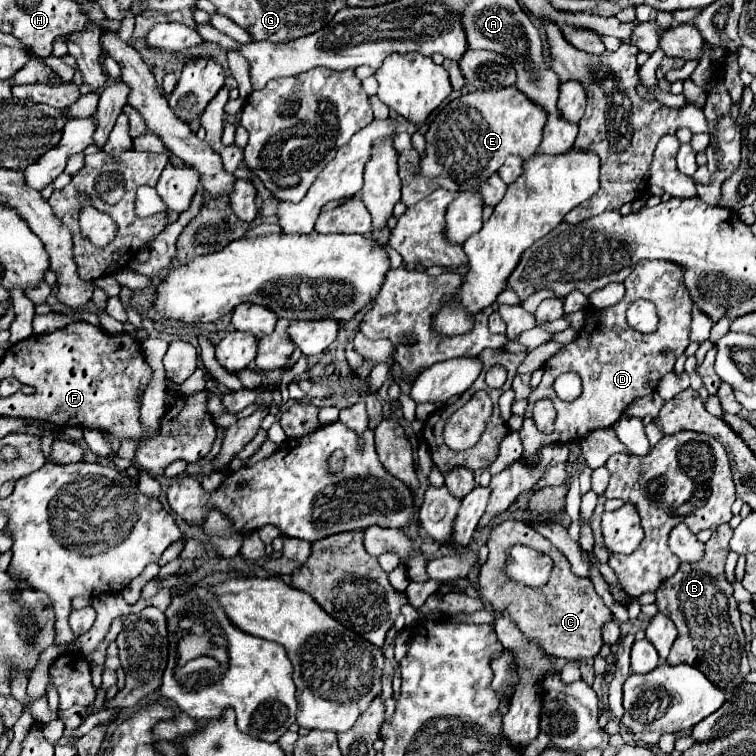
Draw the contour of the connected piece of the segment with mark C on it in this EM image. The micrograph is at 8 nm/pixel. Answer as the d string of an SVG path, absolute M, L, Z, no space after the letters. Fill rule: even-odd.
M505 521L497 525L489 535L489 559L479 571L479 589L481 599L491 605L495 611L507 611L511 619L521 627L521 631L527 637L539 639L541 647L553 655L563 659L593 659L599 655L601 649L601 625L607 623L613 613L603 603L603 599L597 595L593 583L589 579L579 579L571 573L567 557L559 553L543 535L539 535L533 527L521 523L521 521ZM513 545L525 545L535 551L541 551L553 559L553 569L547 585L539 589L531 589L525 585L519 585L517 581L511 581L505 577L505 559L509 553L509 547Z

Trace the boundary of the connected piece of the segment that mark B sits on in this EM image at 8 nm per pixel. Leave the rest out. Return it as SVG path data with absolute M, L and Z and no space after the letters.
M721 525L717 527L717 531L711 535L711 539L705 545L705 557L699 563L683 563L679 567L679 571L669 577L667 581L663 581L663 585L657 589L657 607L663 615L671 617L671 621L675 623L679 635L671 647L671 653L667 657L669 665L679 665L679 663L687 663L697 667L701 673L705 673L707 677L711 677L713 685L719 685L719 689L725 691L725 695L731 695L731 689L735 689L739 683L745 681L747 673L749 673L749 661L747 661L747 653L745 653L745 635L741 629L741 621L739 621L739 609L733 597L733 589L725 579L725 559L729 553L729 539L733 535L733 529L729 525Z

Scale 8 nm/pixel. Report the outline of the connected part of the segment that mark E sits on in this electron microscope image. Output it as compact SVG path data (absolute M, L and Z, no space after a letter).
M517 87L497 91L473 91L453 99L431 123L425 139L427 153L421 159L421 175L451 177L455 183L477 187L499 171L509 155L529 159L537 153L547 123L547 111L523 95Z

